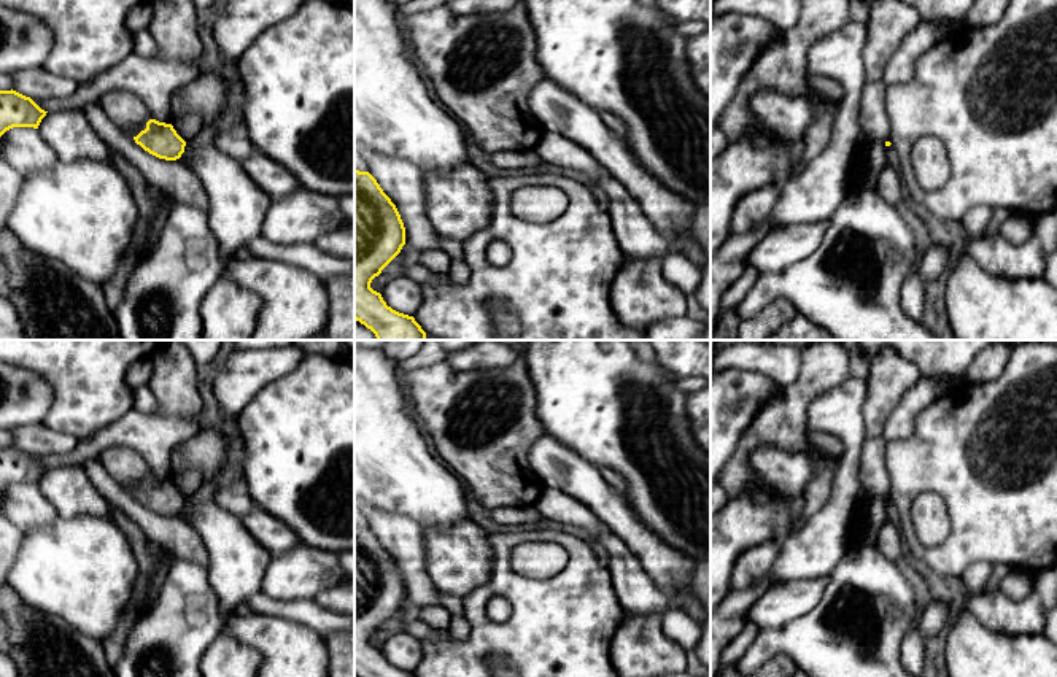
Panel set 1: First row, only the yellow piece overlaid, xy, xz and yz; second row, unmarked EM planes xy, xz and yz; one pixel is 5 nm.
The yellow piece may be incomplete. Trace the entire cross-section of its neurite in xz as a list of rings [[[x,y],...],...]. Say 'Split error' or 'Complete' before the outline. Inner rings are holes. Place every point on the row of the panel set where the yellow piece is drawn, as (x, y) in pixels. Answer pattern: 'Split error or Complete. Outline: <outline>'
Complete. Outline: [[[354,170],[354,319],[370,329],[377,340],[426,340],[413,316],[386,305],[370,283],[401,253],[405,227],[391,199],[369,172]]]

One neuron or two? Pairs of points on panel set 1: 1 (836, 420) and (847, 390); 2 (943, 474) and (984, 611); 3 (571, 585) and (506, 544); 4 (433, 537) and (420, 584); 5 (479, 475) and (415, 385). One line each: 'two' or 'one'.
1: one
2: two
3: one
4: two
5: one

